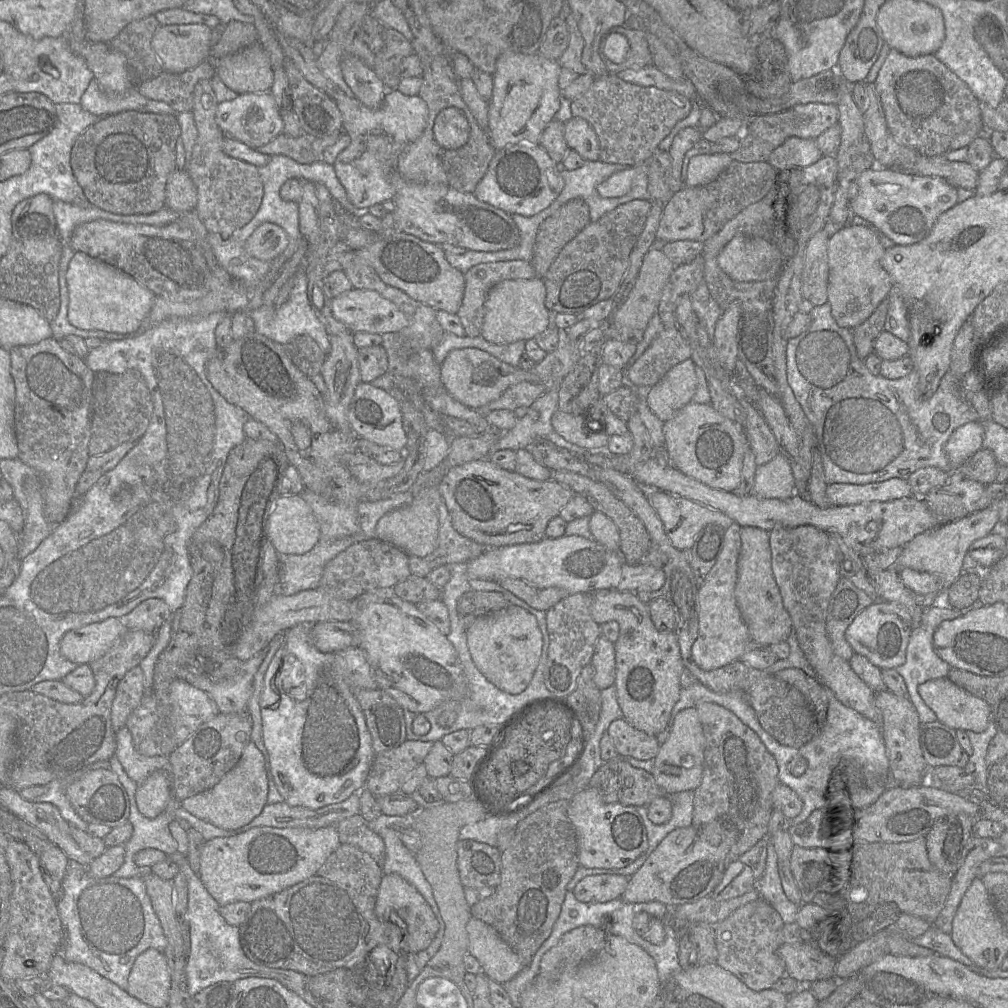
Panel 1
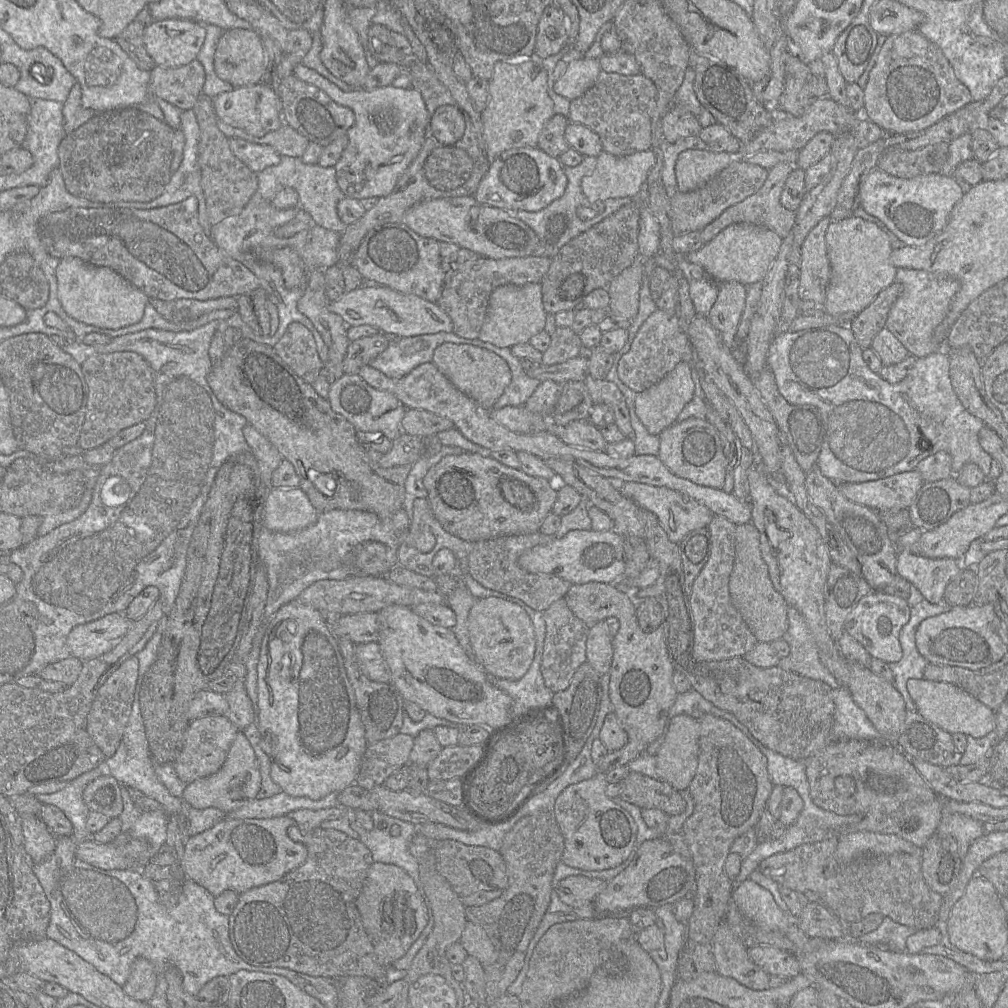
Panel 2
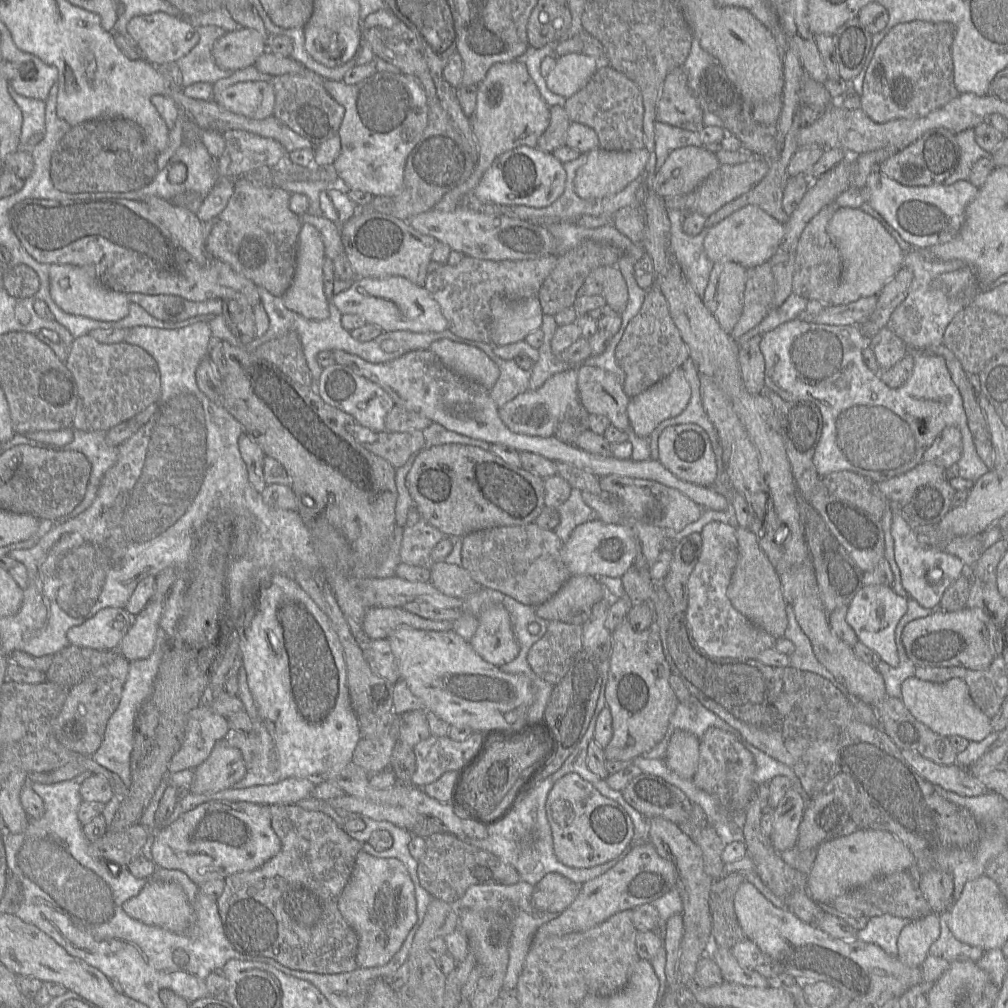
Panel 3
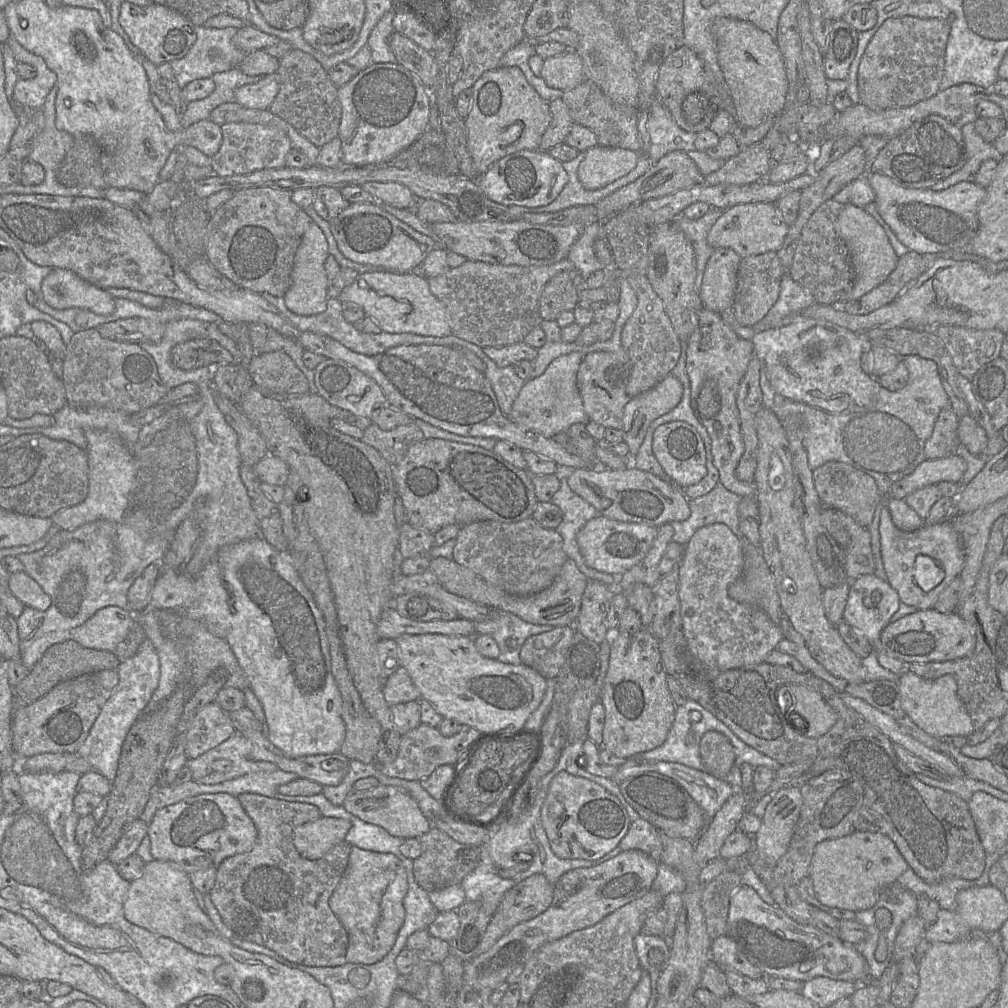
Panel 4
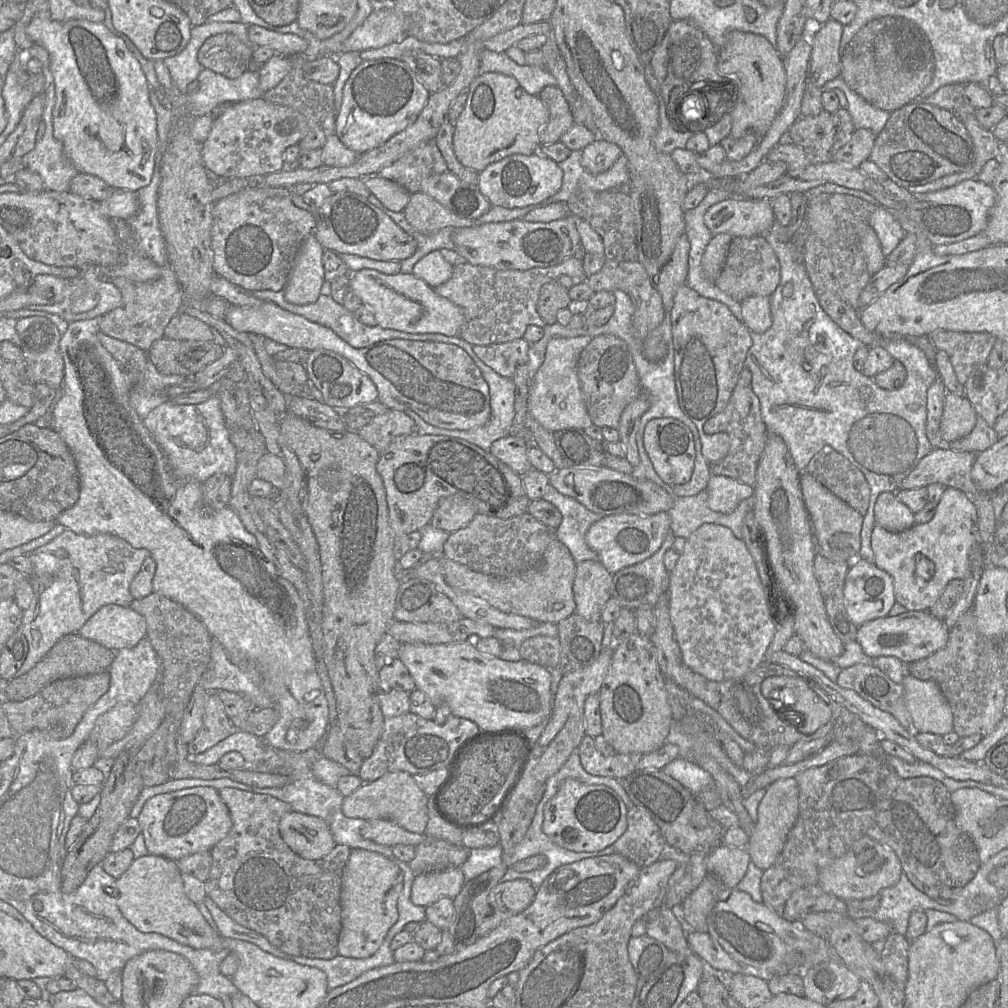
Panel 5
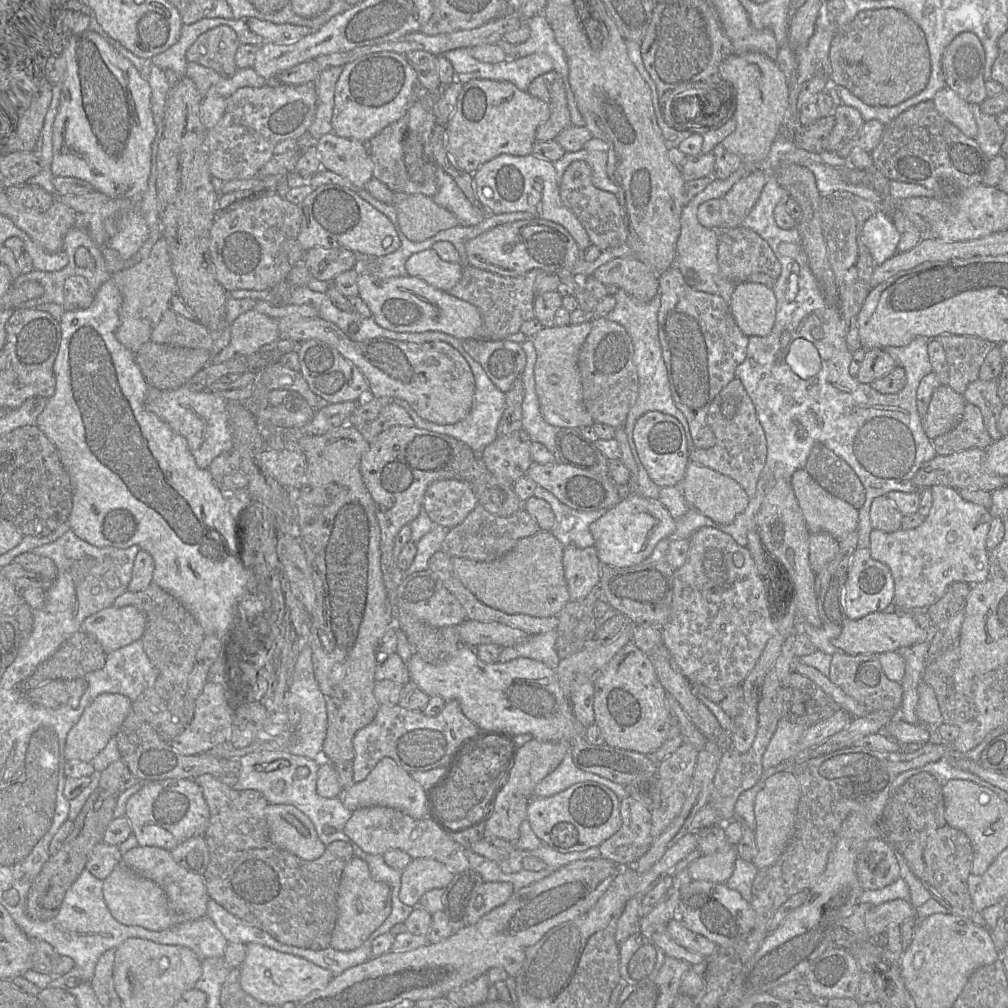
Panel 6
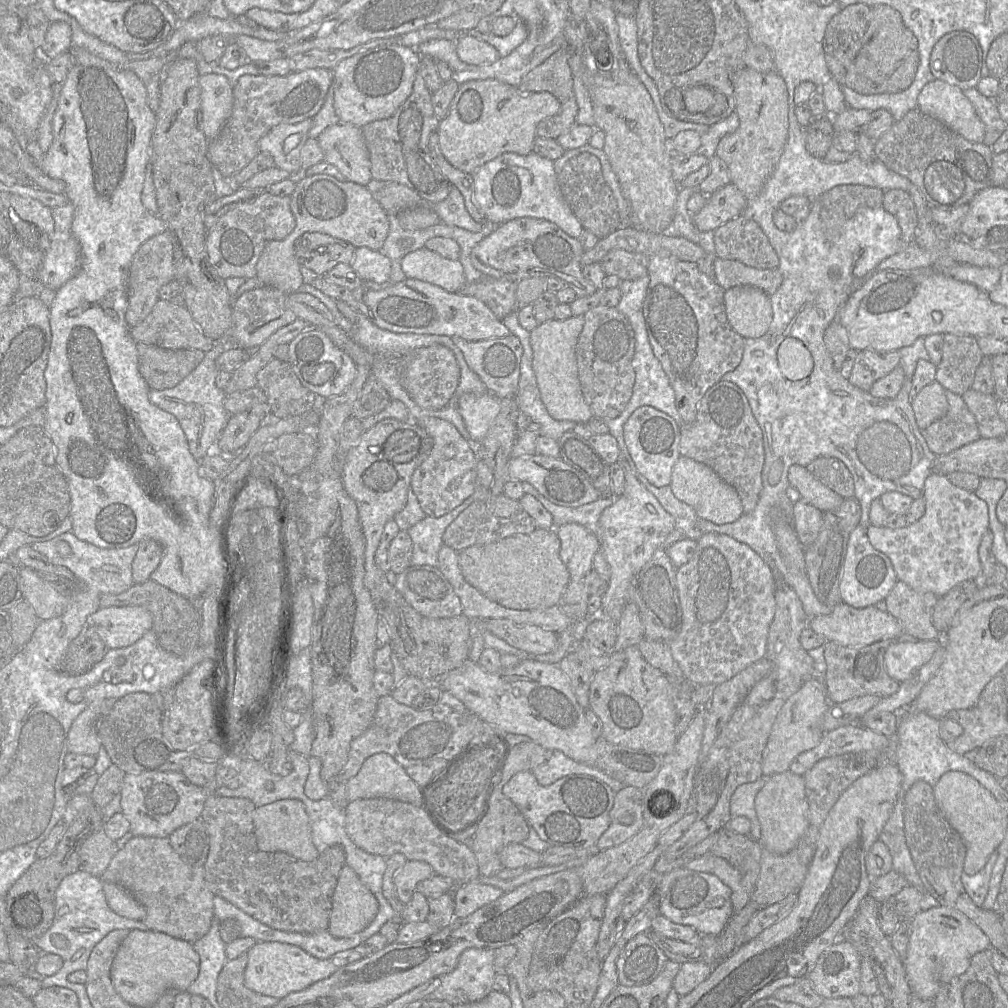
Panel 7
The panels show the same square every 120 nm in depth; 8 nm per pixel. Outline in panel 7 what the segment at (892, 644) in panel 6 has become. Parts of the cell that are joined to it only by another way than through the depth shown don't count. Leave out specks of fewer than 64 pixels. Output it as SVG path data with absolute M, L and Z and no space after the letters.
M844 602L838 603L829 614L809 618L808 627L822 635L826 641L848 647L863 647L884 639L894 639L903 633L901 625L887 611L876 606L854 608Z

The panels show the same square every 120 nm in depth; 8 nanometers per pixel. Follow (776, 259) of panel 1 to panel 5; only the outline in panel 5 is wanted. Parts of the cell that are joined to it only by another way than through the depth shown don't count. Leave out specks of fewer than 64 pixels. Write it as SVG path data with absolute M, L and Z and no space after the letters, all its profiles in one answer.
M727 198L712 205L704 215L704 224L714 235L728 233L732 237L762 236L775 222L771 200L754 200L749 198Z

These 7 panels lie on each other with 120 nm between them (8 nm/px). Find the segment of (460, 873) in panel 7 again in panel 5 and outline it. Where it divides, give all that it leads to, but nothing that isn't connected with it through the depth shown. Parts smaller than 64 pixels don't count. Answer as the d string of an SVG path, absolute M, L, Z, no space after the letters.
M388 819L367 820L360 833L365 839L389 847L397 844L416 847L426 838L426 834L407 831Z

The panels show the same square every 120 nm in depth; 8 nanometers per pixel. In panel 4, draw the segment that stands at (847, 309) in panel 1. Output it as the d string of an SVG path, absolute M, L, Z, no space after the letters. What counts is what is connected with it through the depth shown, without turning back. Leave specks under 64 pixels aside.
M852 204L844 205L835 221L835 230L850 252L855 274L853 286L845 301L857 300L888 279L896 268L899 257L882 226L863 208Z

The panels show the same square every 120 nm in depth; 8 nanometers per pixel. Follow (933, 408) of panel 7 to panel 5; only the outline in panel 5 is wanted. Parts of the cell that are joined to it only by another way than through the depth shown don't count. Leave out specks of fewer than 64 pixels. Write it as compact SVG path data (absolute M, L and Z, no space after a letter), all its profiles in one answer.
M946 392L940 432L945 444L967 436L975 427L977 414L966 397Z

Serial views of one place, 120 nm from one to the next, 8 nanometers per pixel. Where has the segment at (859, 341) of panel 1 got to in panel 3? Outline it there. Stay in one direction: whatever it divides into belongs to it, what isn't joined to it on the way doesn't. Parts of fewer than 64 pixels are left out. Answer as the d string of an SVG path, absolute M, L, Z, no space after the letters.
M901 267L878 294L876 308L872 315L858 325L866 340L872 339L880 330L888 327L893 311L904 301L913 279L913 272Z

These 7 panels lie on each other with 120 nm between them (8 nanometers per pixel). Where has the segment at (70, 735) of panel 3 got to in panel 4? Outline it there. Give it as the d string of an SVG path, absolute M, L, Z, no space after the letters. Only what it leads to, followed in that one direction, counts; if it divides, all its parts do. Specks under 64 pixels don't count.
M116 669L62 681L41 698L14 710L13 749L19 757L43 753L77 753L119 681Z

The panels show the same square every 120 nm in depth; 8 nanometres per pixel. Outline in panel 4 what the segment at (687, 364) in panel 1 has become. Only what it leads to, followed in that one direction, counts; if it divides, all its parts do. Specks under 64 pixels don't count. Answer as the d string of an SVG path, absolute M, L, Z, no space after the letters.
M669 374L625 405L622 431L630 455L638 453L651 422L673 410L680 403L682 395L681 383Z

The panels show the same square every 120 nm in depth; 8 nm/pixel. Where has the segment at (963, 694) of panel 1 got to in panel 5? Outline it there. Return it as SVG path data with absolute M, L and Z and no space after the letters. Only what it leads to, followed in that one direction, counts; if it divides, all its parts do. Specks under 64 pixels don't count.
M909 674L903 677L902 685L914 732L942 736L953 731L951 707L935 681L920 680Z

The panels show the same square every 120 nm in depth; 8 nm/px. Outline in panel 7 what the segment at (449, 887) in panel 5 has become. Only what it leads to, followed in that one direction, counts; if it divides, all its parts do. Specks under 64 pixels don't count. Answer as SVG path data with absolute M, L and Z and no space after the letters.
M407 860L395 876L395 888L400 901L404 904L409 903L417 884L434 874L430 864L424 861Z

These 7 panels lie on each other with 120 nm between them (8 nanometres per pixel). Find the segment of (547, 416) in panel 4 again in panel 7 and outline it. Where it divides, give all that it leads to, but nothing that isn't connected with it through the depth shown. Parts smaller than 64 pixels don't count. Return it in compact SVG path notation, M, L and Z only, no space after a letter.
M572 316L562 321L544 322L530 332L533 371L542 402L555 420L570 420L577 424L588 424L594 418L583 398L578 378L576 346L583 326L584 316Z

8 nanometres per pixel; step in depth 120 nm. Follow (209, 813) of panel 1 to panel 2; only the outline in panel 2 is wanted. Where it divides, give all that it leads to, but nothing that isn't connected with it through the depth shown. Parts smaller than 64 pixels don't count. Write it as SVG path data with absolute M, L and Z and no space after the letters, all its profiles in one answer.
M239 731L222 767L215 774L188 784L181 799L193 808L206 809L213 807L227 816L249 801L256 799L260 787L261 775L258 760L249 740L245 737L243 731Z

